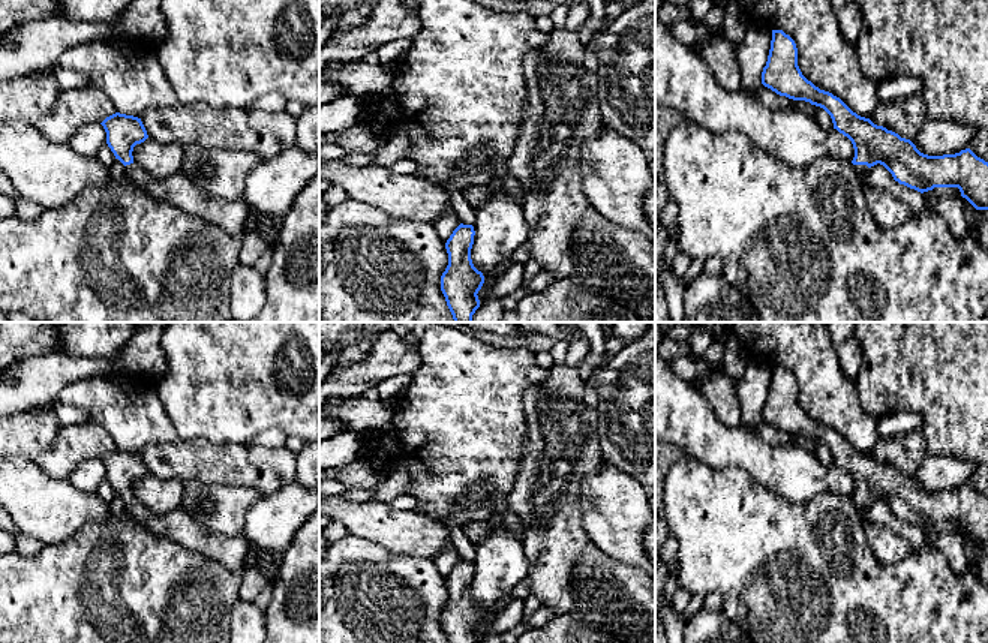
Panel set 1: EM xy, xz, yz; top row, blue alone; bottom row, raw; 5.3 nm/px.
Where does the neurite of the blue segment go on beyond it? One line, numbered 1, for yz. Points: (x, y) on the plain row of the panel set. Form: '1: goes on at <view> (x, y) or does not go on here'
1: goes on at yz (861, 505)

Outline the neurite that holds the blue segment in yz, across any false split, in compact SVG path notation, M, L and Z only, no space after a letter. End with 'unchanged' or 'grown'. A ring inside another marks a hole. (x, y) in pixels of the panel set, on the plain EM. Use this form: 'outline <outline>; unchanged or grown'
outline M772 366L762 420L780 432L820 442L831 451L834 465L853 480L852 499L864 523L868 523L868 505L880 499L900 520L921 529L934 523L958 523L976 546L988 546L988 498L970 484L955 490L924 490L910 475L858 451L840 433L820 426L802 411L796 379L783 366Z; grown

